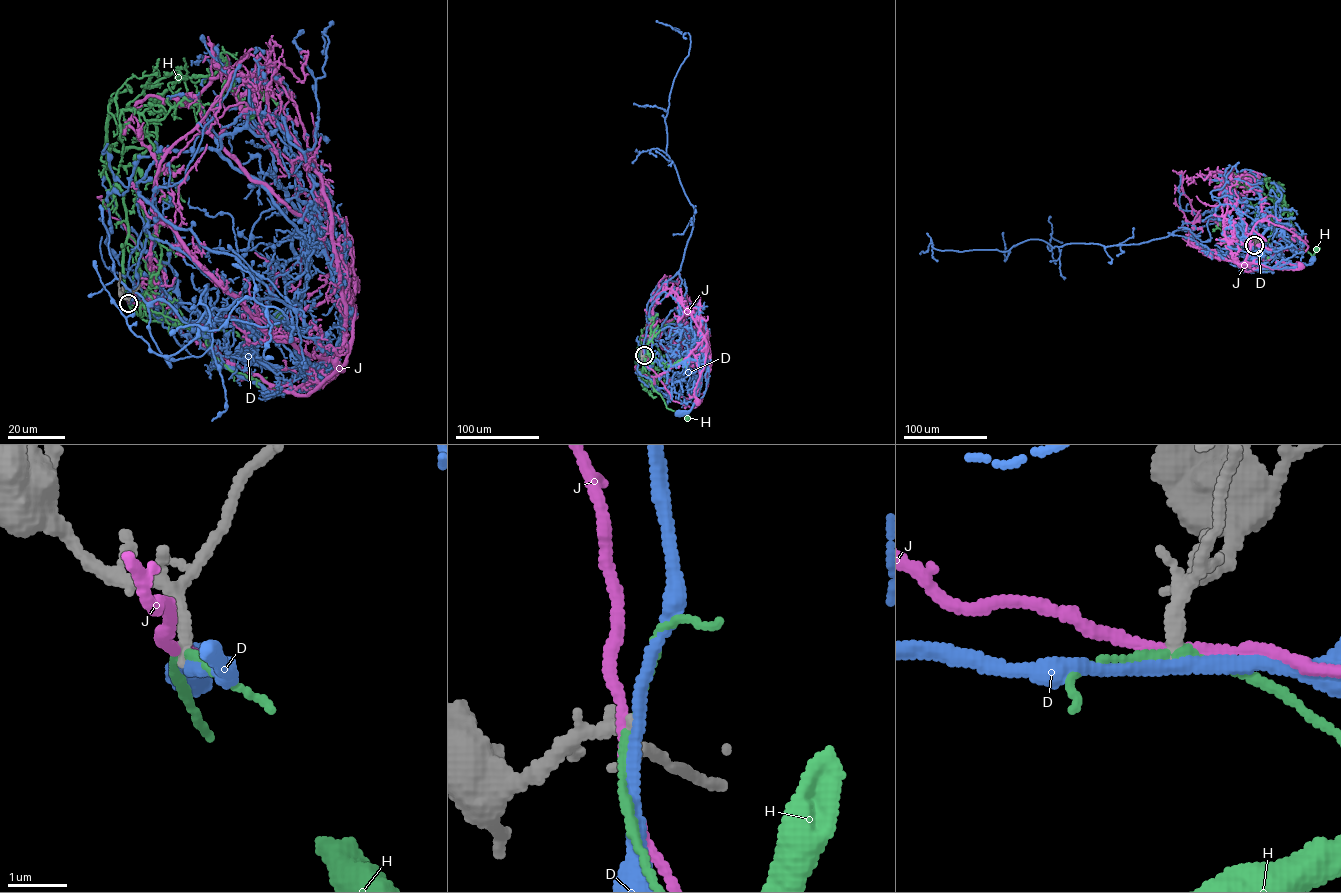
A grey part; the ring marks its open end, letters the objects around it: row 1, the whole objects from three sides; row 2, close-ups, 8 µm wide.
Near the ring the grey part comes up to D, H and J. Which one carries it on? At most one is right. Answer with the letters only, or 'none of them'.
none of them

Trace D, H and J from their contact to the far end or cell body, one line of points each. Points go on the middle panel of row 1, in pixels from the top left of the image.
D: (644, 356), (647, 313), (656, 340), (690, 341), (703, 352), (694, 402), (678, 413)
H: (644, 356), (642, 372), (666, 407), (687, 418)
J: (644, 356), (647, 366), (659, 376), (686, 358), (704, 339), (704, 366), (694, 390), (698, 400)

